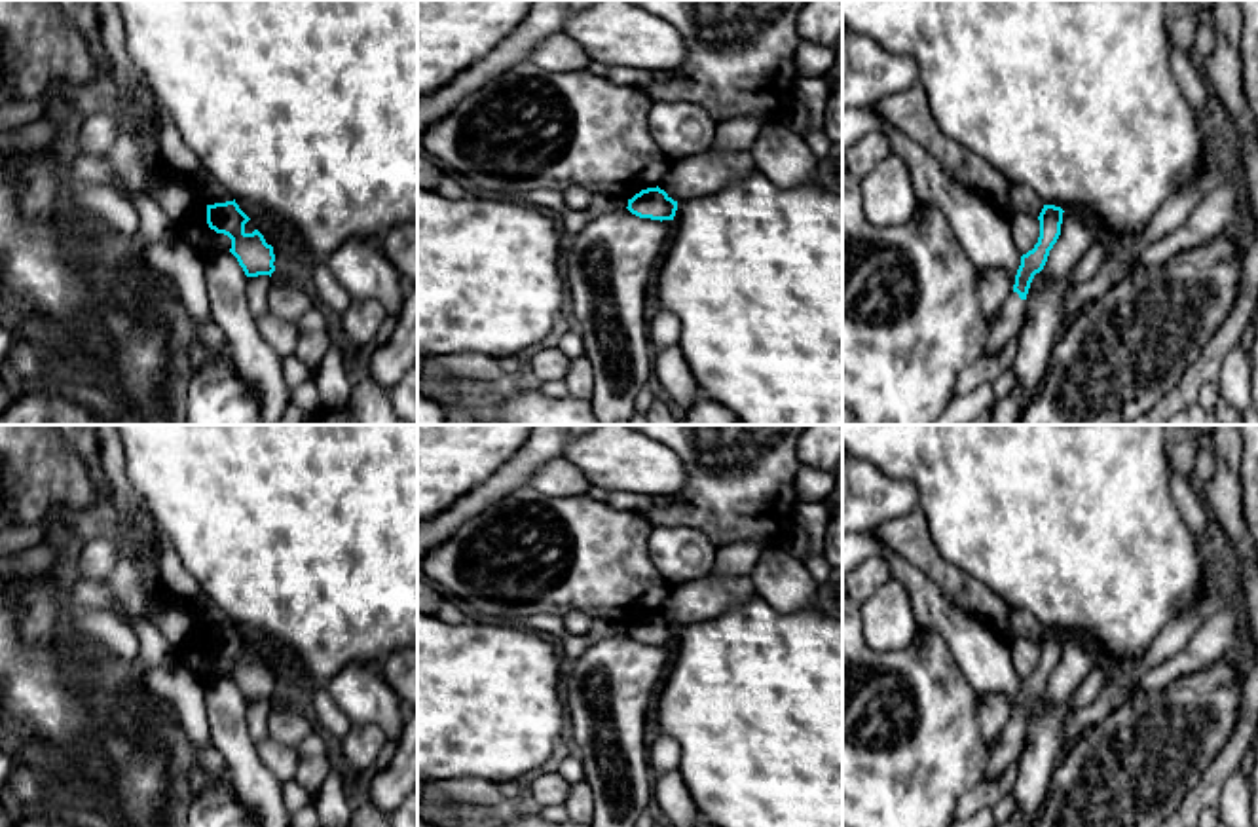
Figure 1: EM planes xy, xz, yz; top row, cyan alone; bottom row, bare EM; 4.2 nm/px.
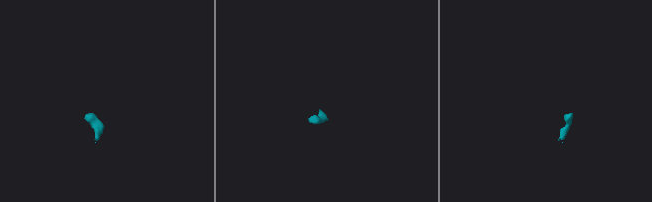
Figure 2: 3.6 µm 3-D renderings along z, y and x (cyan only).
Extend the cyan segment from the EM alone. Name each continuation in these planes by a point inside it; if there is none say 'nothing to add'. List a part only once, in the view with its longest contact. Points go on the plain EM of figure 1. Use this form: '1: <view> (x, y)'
1: yz (1006, 748)

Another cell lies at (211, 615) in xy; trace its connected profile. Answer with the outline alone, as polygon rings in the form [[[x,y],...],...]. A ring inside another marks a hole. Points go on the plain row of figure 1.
[[[201,597],[194,609],[207,630],[233,626],[233,620],[207,597]]]

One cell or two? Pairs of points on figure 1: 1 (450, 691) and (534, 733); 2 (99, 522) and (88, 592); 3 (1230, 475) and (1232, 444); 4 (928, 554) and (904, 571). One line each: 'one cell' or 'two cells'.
1: one cell
2: two cells
3: one cell
4: two cells

